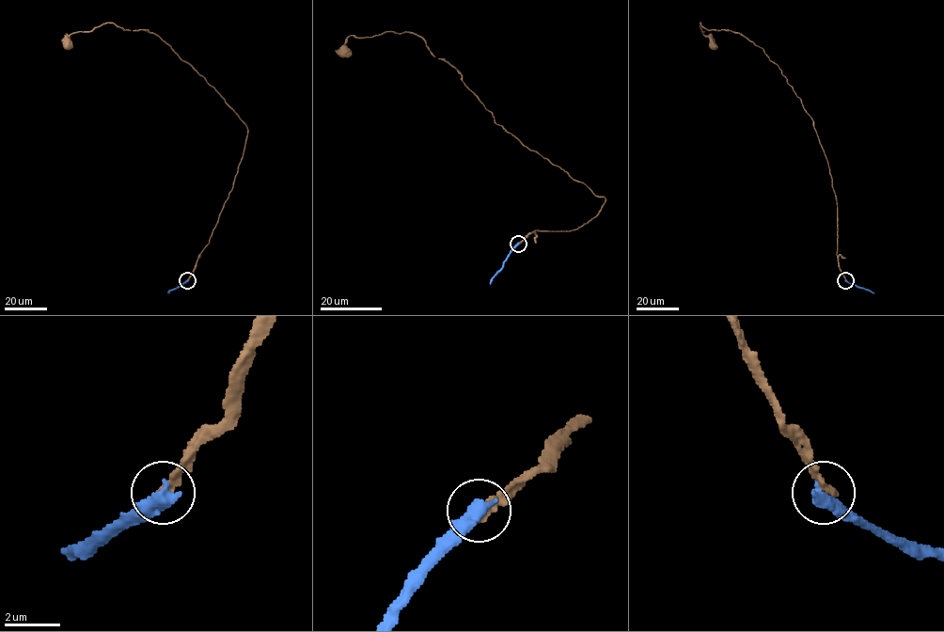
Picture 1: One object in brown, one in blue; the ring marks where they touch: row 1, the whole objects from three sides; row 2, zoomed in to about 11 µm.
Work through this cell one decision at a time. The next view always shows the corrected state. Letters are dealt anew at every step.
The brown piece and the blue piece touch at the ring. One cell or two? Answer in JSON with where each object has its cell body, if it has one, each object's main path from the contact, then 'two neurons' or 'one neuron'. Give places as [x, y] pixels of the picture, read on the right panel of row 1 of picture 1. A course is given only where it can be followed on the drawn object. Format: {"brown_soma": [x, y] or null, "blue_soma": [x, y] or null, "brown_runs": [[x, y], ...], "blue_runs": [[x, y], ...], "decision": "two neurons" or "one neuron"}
{"brown_soma": [713, 45], "blue_soma": null, "brown_runs": [[845, 280], [837, 255], [835, 193], [813, 120], [762, 47], [738, 33], [708, 30], [700, 23], [713, 44]], "blue_runs": [[845, 280], [873, 292]], "decision": "two neurons"}

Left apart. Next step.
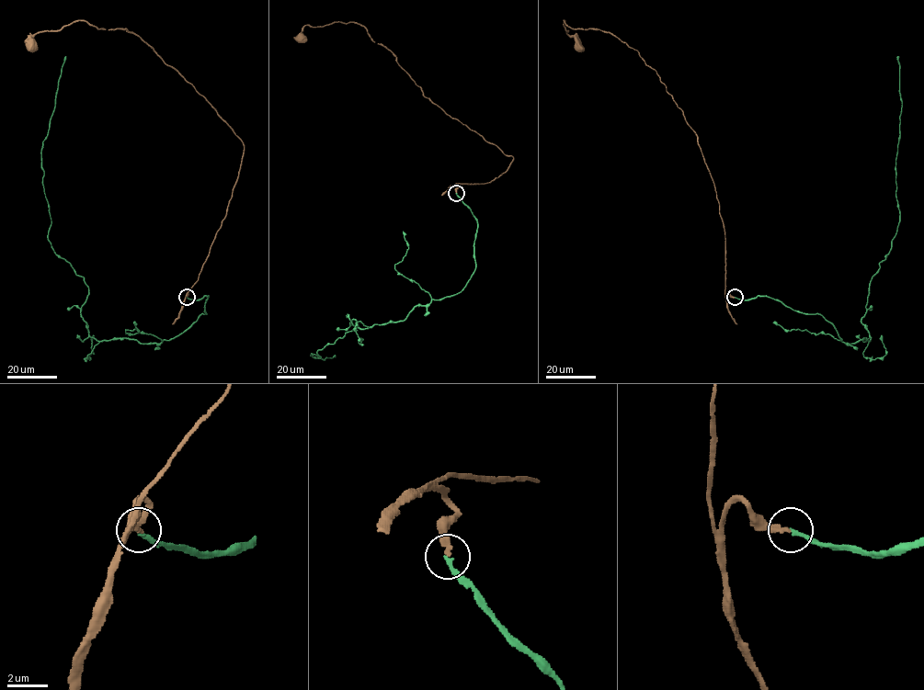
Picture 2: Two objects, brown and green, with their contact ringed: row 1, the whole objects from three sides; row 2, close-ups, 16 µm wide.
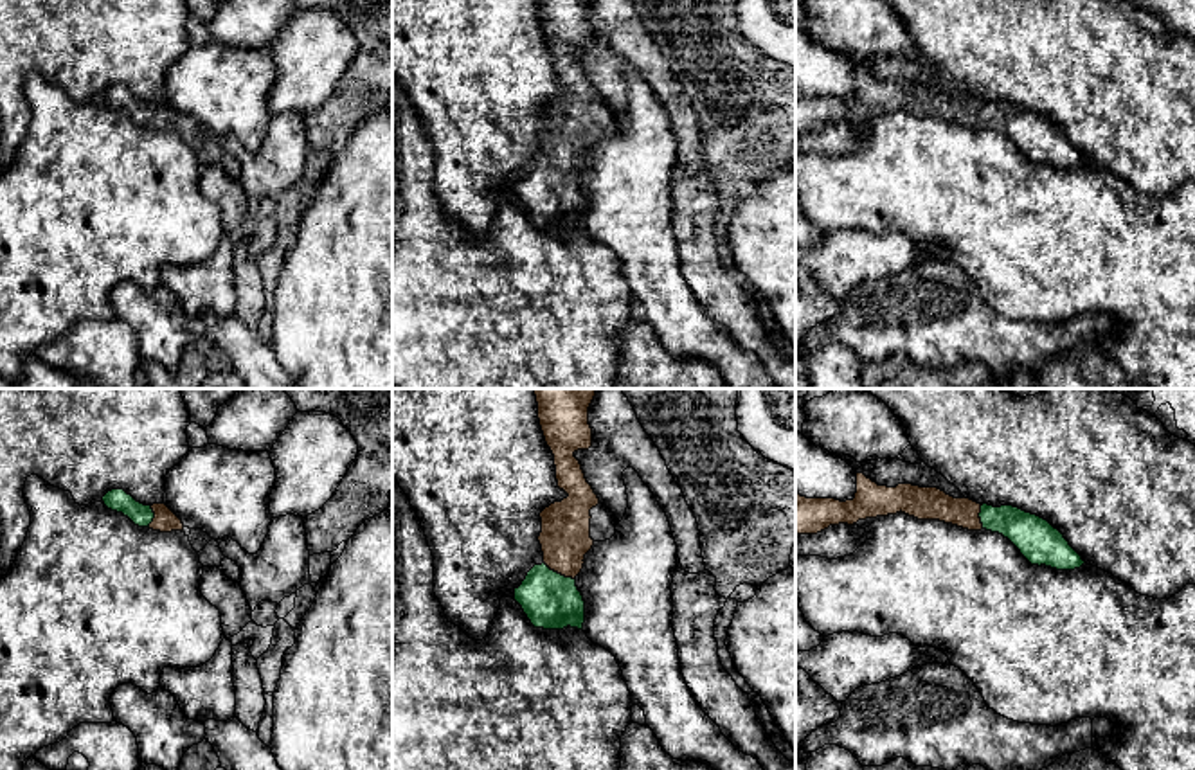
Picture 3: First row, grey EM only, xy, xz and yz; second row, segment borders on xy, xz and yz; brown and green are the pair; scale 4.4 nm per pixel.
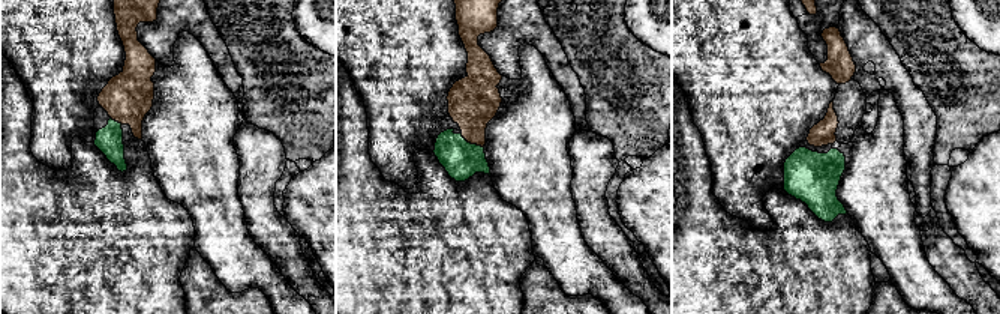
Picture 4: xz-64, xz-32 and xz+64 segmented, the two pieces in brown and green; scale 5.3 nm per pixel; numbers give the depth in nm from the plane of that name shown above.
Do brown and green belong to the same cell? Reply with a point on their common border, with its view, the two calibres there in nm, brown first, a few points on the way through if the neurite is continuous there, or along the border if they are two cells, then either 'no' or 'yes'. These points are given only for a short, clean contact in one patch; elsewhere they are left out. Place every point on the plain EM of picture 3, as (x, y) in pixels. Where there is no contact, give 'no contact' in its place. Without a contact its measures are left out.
contact xz (558, 170); calibres 220 and 260 nm; way xz (566, 135), (558, 170), (551, 182), (551, 198); yes

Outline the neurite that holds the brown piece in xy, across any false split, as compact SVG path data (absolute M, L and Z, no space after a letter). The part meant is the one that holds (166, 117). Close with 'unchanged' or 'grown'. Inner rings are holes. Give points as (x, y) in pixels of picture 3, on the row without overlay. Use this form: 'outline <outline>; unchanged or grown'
outline M112 86L103 94L108 106L122 110L139 124L149 124L160 130L184 128L182 117L166 103L144 103L124 86Z; grown

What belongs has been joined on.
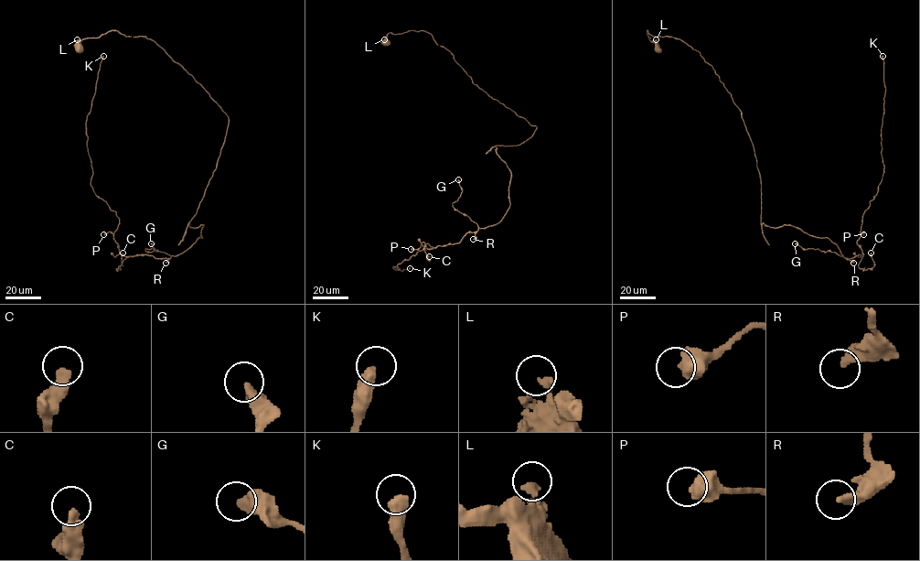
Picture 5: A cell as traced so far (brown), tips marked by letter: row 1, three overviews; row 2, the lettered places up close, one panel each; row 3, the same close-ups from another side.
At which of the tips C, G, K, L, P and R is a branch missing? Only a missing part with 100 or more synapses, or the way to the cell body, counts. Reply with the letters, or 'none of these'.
K

